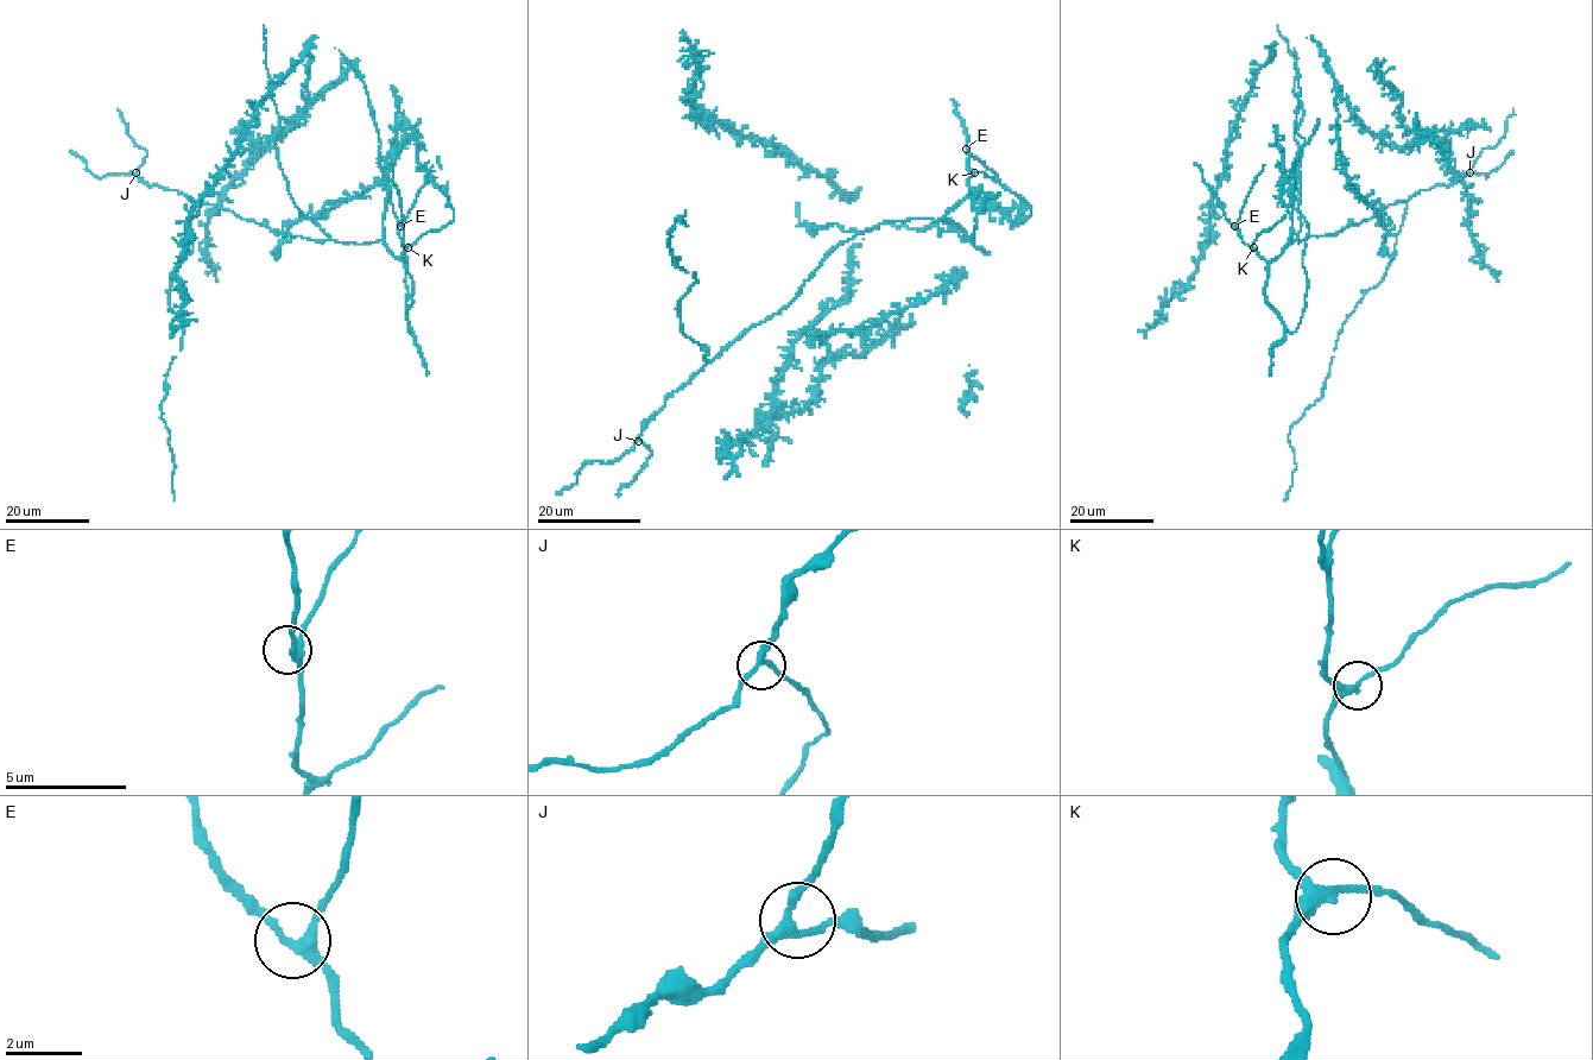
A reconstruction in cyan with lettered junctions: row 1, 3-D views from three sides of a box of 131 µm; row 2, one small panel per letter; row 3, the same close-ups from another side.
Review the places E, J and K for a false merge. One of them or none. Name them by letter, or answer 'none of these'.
none of these

